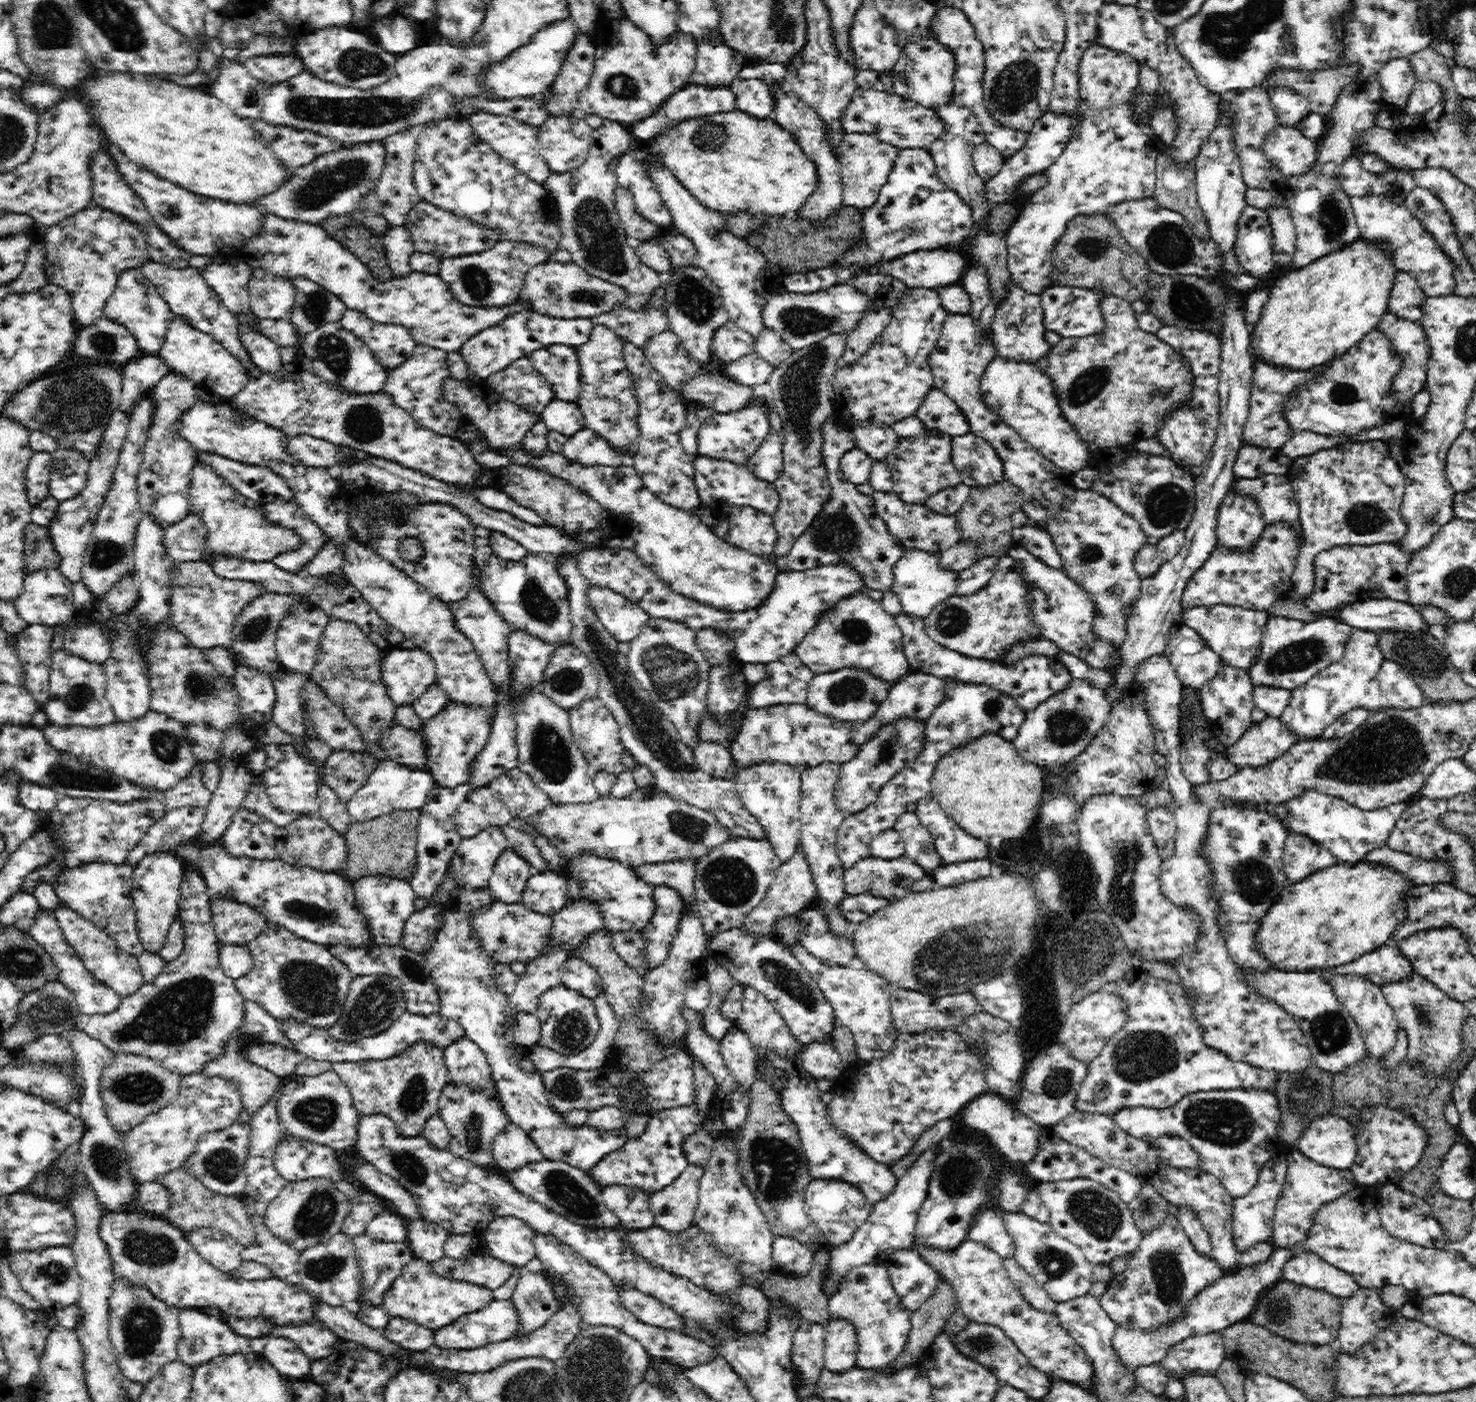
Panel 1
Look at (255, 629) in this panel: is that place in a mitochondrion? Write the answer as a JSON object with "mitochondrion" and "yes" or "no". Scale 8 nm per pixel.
{"mitochondrion":"yes"}

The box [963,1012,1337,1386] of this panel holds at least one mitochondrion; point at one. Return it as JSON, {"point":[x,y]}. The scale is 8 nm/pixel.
{"point":[1141,1056]}

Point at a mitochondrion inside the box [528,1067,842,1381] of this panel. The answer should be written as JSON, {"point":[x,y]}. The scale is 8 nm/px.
{"point":[776,1166]}

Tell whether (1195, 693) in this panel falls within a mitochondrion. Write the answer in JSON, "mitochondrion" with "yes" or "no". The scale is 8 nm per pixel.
{"mitochondrion":"no"}

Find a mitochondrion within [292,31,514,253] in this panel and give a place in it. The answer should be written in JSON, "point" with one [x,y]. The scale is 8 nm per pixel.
{"point":[367,66]}

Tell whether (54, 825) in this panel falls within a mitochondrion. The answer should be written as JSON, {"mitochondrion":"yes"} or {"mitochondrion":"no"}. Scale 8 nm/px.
{"mitochondrion":"no"}

